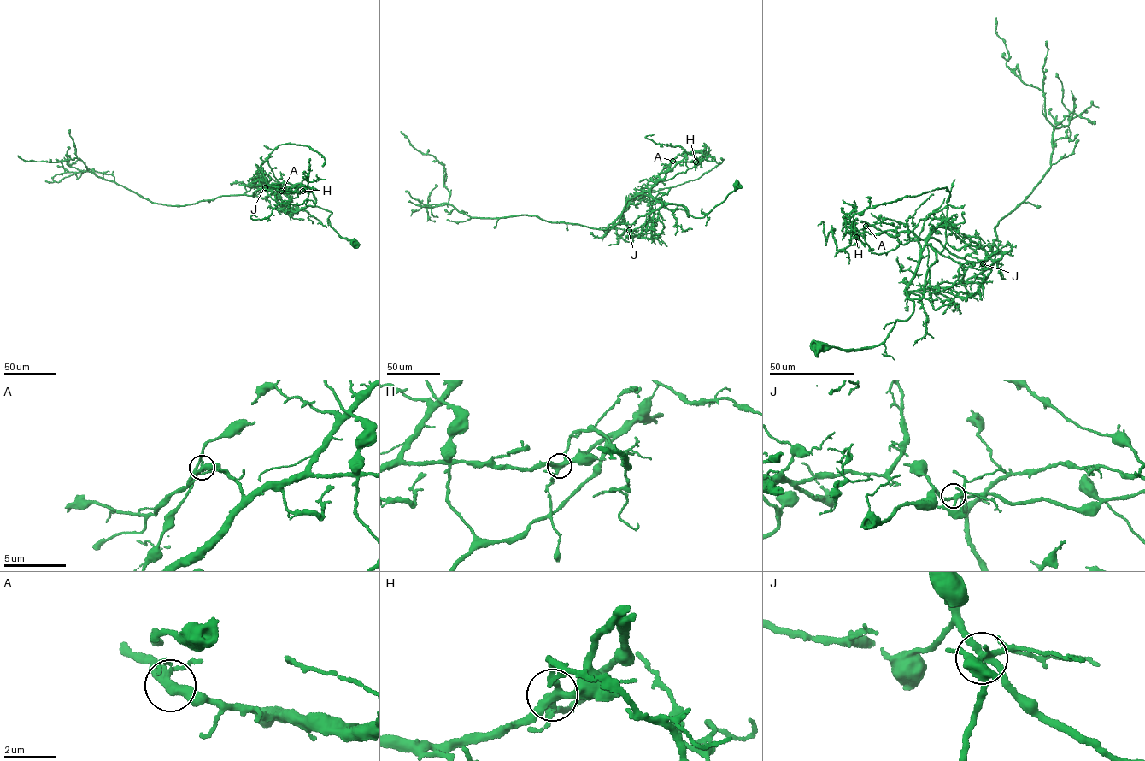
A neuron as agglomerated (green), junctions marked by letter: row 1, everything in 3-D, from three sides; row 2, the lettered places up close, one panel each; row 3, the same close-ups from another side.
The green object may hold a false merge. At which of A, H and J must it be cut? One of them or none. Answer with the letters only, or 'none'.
H

